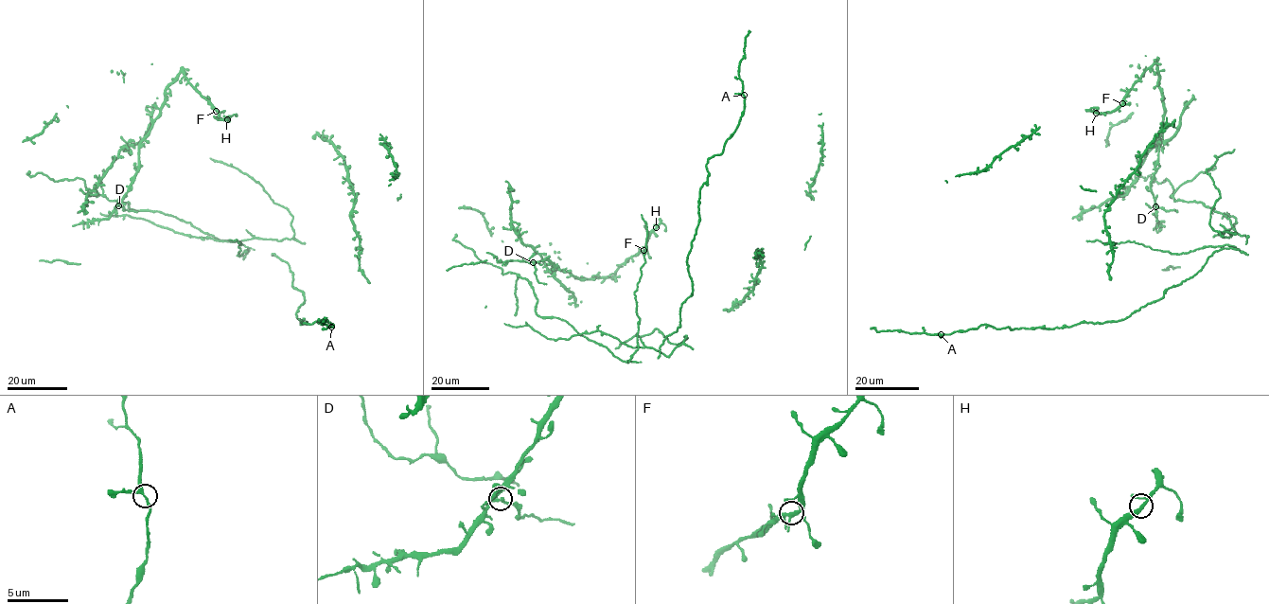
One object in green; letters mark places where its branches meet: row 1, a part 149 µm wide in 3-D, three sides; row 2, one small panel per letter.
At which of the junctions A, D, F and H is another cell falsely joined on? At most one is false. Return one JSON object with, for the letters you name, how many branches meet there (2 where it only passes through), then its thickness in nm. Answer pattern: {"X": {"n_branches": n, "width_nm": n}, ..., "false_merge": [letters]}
{"D": {"n_branches": 3, "width_nm": 240}, "false_merge": ["D"]}

